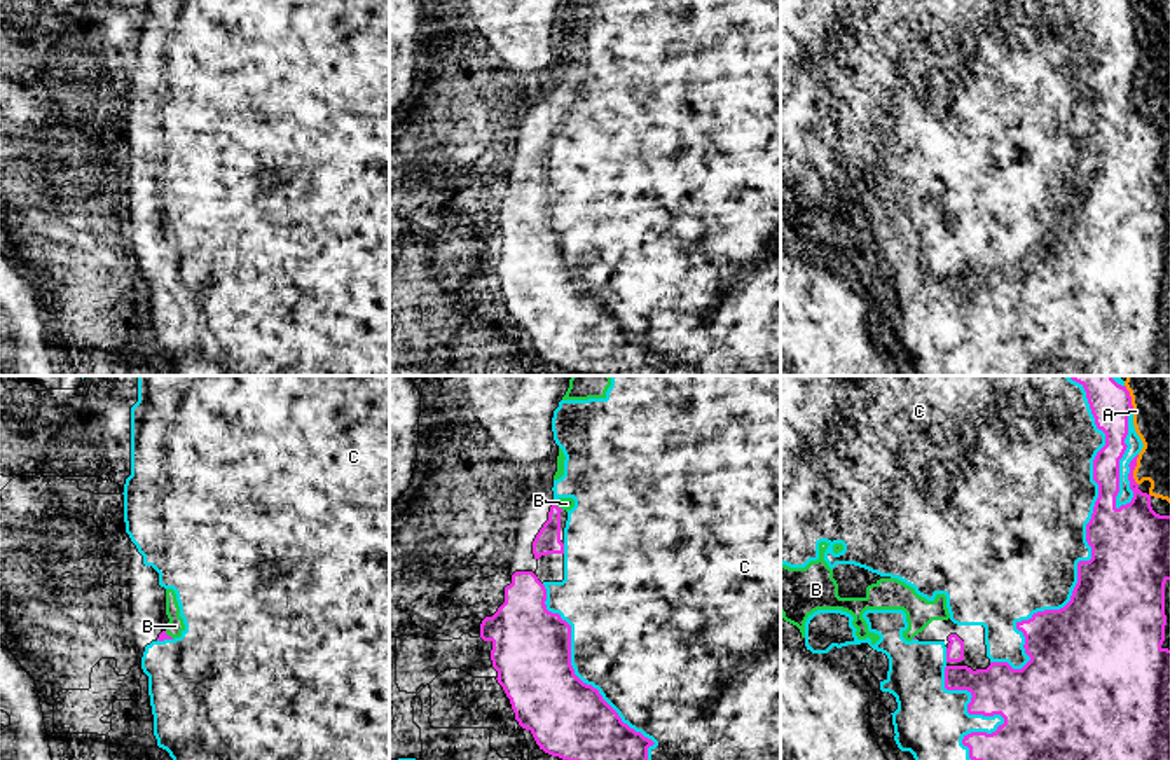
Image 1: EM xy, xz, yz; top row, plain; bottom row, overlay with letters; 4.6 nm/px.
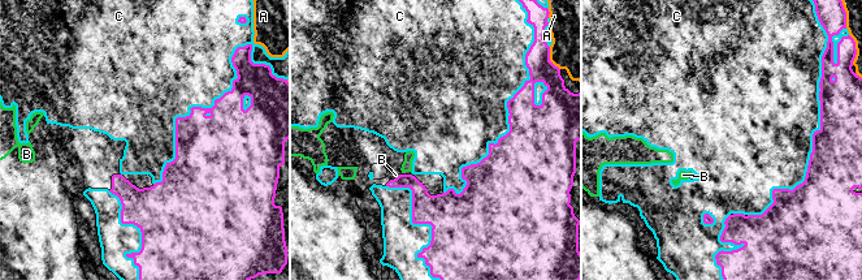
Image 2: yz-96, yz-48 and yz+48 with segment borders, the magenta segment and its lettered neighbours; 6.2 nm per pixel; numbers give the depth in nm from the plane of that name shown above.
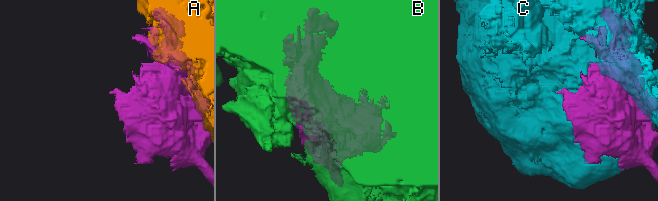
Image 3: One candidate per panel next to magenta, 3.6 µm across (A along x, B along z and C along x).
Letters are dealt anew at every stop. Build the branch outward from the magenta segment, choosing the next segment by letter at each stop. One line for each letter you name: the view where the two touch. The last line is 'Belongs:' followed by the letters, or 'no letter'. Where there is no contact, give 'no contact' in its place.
C: yz
Belongs: C

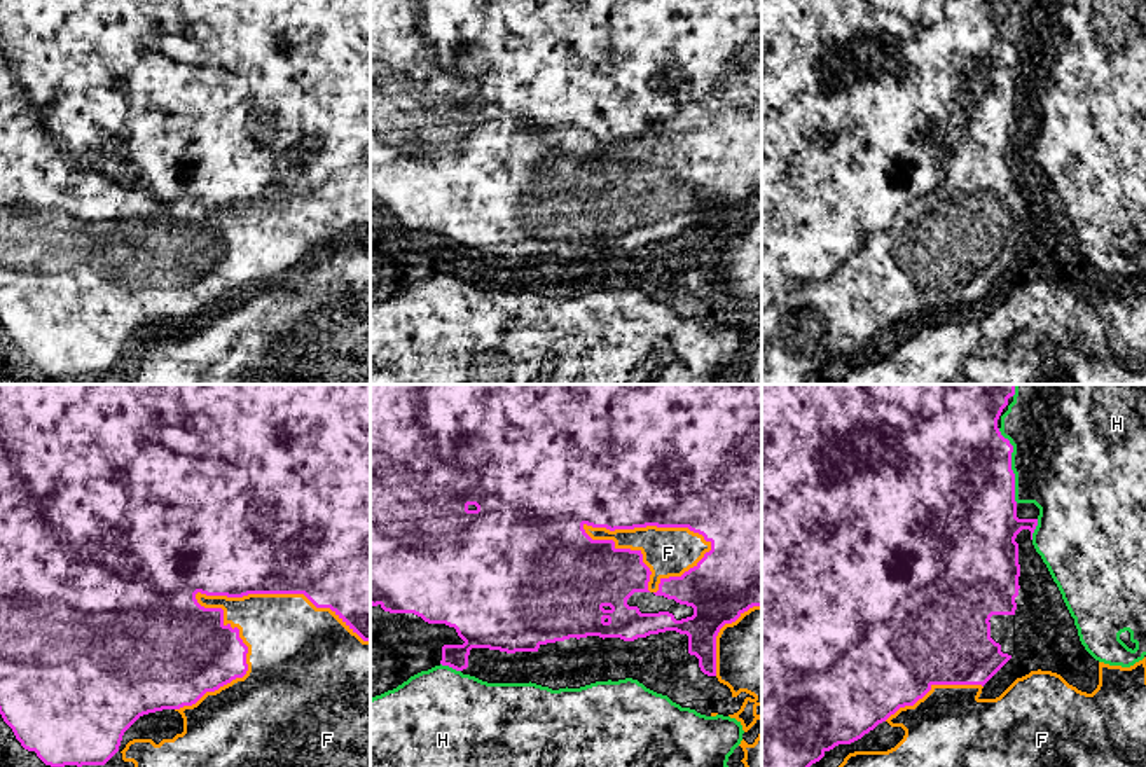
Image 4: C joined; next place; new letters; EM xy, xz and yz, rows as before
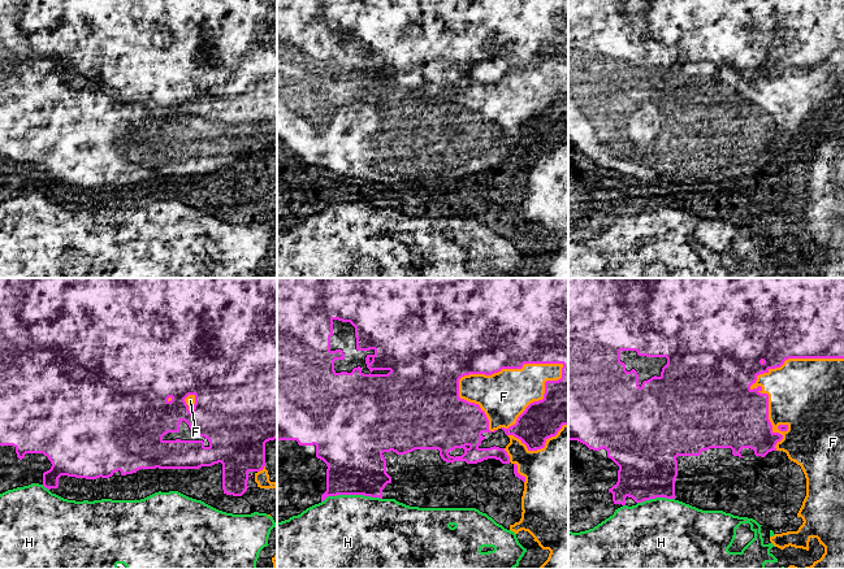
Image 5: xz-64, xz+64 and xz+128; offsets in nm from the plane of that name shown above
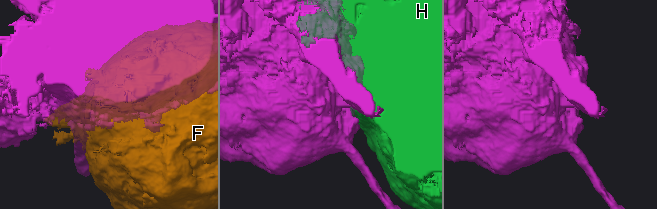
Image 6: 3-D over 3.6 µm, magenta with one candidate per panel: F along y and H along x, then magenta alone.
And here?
Belongs: no letter

